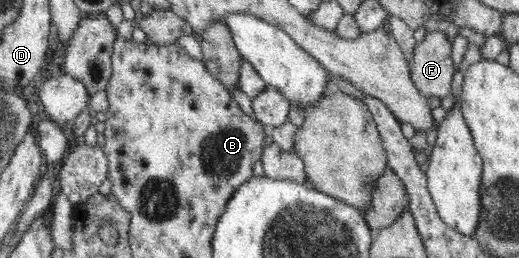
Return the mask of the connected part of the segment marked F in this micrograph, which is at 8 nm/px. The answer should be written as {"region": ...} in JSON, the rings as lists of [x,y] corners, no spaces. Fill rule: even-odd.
{"region":[[[426,33],[415,40],[408,64],[408,79],[425,99],[445,98],[451,90],[455,66],[445,33]]]}

